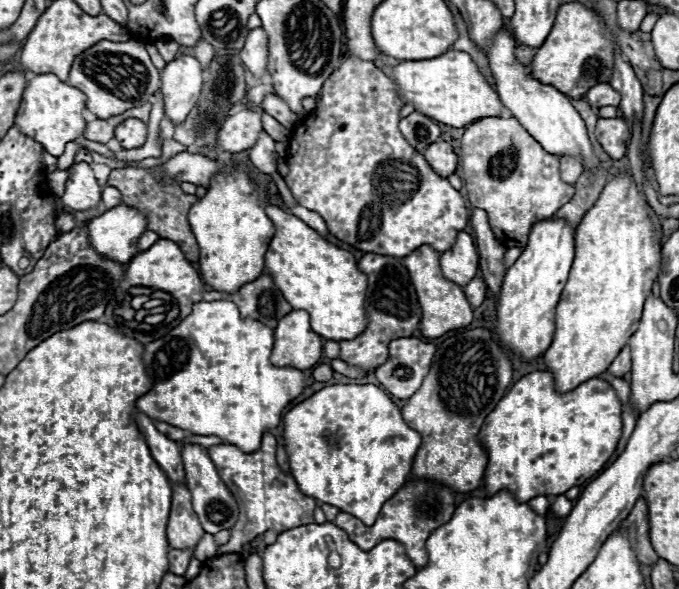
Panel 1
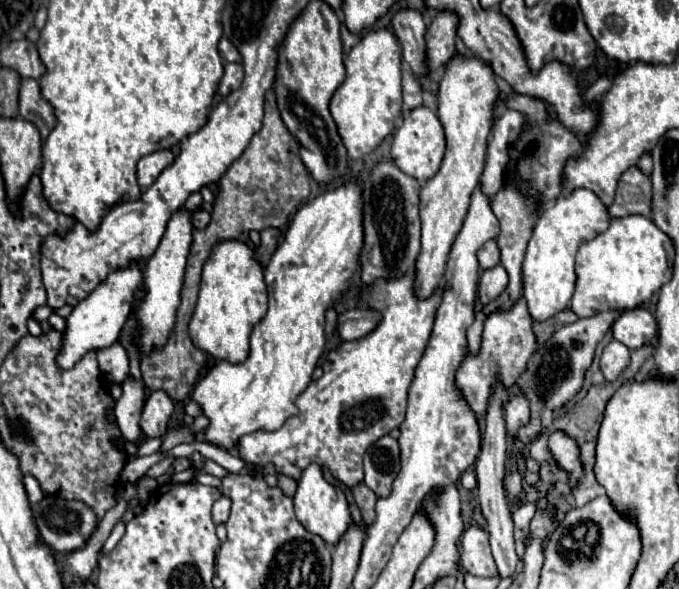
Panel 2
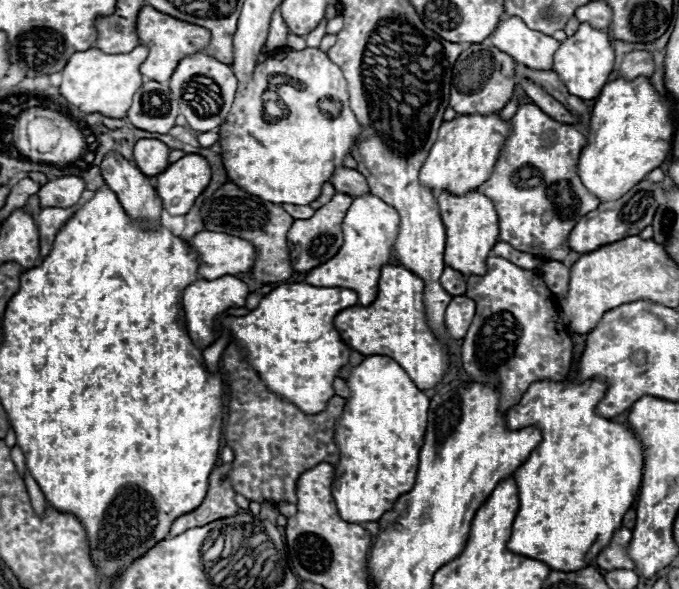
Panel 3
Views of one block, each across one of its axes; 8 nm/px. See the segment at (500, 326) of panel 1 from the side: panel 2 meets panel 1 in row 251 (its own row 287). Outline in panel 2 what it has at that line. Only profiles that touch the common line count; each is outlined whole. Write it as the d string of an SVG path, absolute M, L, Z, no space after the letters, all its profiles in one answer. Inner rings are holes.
M576 188L570 194L558 196L548 210L540 212L540 220L532 230L532 238L528 242L522 264L524 296L534 320L546 320L556 312L568 308L576 284L574 256L578 252L578 246L604 232L610 220L612 218L608 216L608 206L600 204L600 198L588 188Z

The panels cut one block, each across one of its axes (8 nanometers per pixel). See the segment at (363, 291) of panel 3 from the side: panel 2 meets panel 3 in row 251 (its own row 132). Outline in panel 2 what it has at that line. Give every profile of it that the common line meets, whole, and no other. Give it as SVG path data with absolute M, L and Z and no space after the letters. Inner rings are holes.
M390 28L370 30L350 50L346 62L346 80L330 100L330 112L344 140L350 160L372 154L386 136L392 134L402 112L402 52L396 34Z

